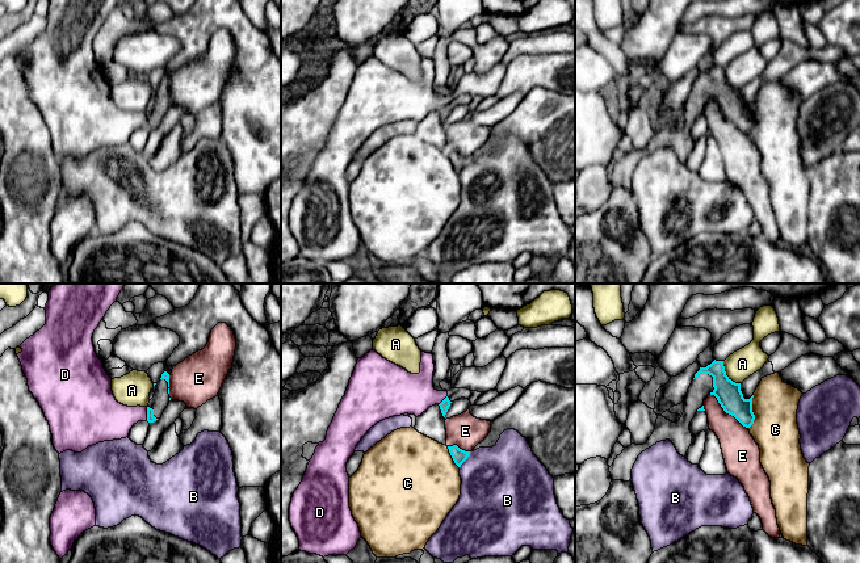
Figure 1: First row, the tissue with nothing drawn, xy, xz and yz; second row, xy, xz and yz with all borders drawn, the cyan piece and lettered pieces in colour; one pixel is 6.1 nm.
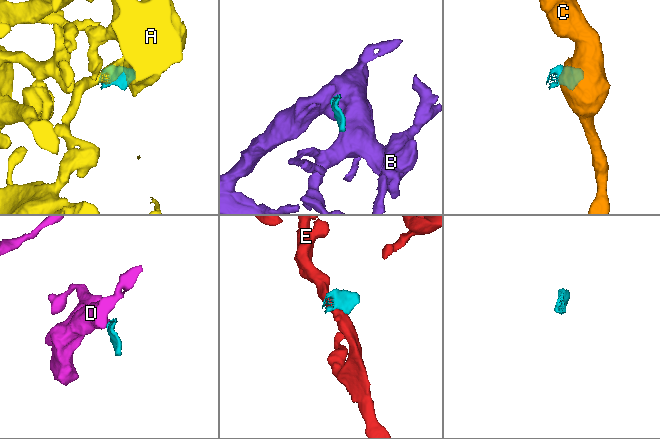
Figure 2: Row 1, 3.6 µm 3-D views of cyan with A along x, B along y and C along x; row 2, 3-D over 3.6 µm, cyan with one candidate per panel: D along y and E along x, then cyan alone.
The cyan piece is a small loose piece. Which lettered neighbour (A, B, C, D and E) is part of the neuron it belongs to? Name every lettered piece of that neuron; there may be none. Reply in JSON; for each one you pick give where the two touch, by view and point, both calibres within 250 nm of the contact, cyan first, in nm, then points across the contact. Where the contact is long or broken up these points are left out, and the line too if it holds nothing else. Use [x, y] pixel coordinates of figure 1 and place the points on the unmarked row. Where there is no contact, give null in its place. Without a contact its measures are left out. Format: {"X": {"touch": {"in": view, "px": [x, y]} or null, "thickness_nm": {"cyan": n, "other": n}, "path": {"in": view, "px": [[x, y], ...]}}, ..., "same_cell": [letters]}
{"same_cell": []}

